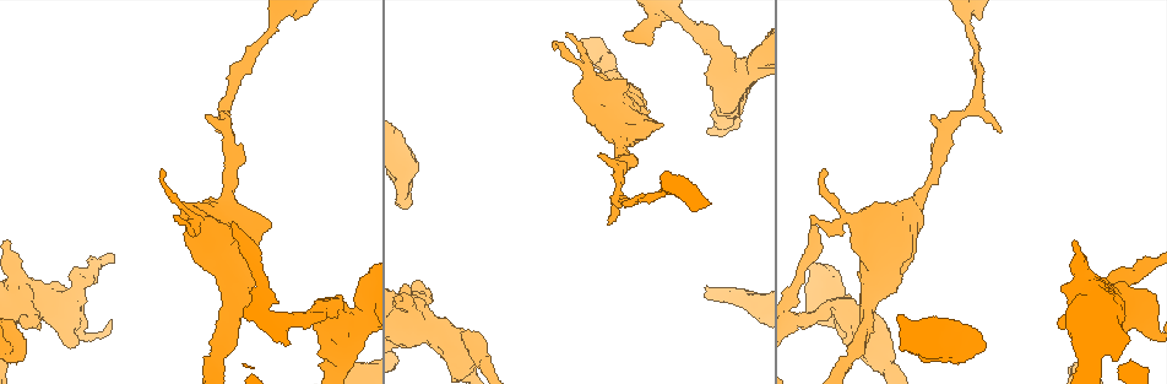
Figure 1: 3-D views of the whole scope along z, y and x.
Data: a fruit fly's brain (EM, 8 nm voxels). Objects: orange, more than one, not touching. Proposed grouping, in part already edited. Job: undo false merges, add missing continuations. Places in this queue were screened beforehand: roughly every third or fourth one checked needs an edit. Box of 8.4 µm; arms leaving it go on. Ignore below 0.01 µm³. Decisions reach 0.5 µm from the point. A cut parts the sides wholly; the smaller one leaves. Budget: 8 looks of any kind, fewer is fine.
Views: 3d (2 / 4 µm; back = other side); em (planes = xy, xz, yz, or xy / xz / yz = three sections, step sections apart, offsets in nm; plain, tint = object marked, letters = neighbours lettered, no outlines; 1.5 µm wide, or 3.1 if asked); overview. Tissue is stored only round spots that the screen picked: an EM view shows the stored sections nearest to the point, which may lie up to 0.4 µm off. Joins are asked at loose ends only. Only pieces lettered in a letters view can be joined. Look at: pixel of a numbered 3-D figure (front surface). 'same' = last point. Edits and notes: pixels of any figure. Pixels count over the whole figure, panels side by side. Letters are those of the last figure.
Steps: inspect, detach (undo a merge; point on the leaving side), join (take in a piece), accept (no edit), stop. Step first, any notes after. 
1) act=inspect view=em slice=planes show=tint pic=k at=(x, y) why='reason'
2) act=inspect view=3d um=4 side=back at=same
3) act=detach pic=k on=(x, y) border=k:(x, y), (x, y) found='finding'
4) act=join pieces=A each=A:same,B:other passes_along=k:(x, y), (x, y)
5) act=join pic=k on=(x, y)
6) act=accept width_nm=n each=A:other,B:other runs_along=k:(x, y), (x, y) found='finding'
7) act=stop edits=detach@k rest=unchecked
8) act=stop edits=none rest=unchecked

act=inspect view=em slice=yz step=4 show=tint pic=1 at=(667, 190) why='sharp bend'

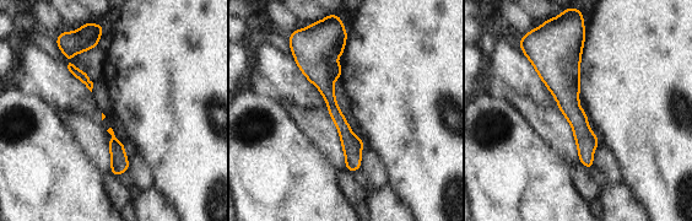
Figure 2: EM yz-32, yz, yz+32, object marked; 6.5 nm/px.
act=inspect view=em slice=planes show=tint at=same why='another direction'

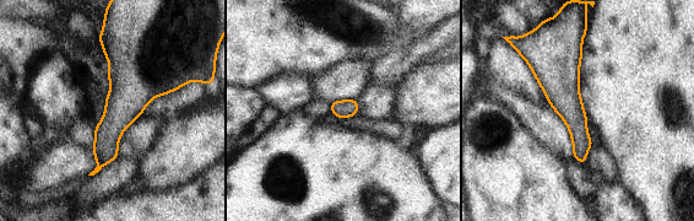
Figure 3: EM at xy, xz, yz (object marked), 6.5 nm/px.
act=inspect view=em slice=planes show=letters at=same

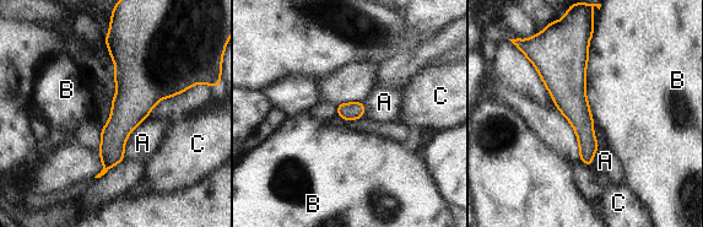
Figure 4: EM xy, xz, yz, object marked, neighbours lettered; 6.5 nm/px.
act=accept width_nm=260 each=A:other,B:other,C:other found='continuous, no second cell'

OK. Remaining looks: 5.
act=inspect view=3d um=4 pic=1 at=(599, 153) why='branch stops here'

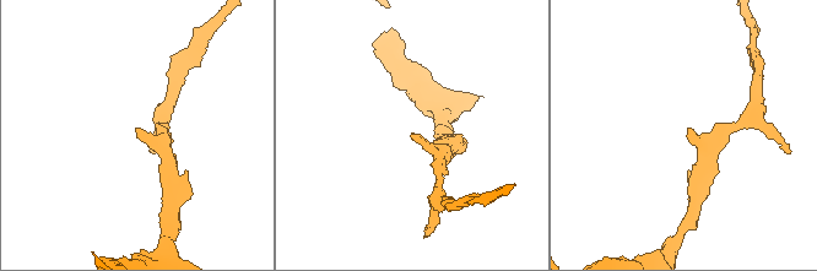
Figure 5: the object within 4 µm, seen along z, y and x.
act=inspect view=em slice=planes show=letters pic=5 at=(689, 129) why='need the tissue'

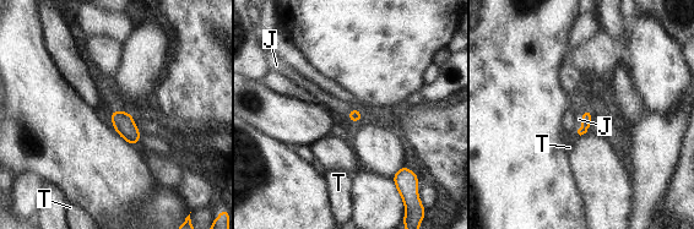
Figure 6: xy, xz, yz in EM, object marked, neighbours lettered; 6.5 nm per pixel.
act=join pieces=J each=J:same,T:other passes_along=6:(586, 115), (583, 120), (579, 119) found='it goes on there'

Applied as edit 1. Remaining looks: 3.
act=inspect view=3d um=4 pic=1 at=(409, 205) why='thick end'

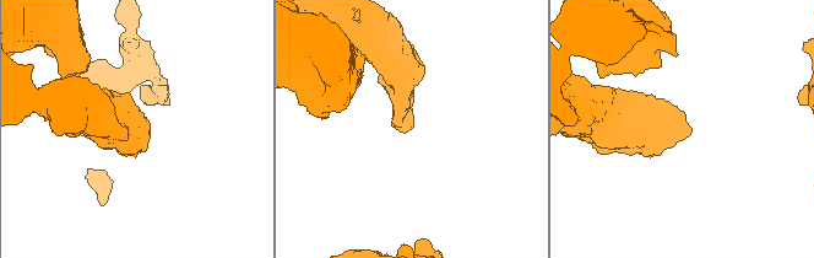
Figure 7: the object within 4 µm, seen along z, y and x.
act=inspect view=em slice=planes show=letters pic=7 at=(405, 131) why='shape alone is not enough'

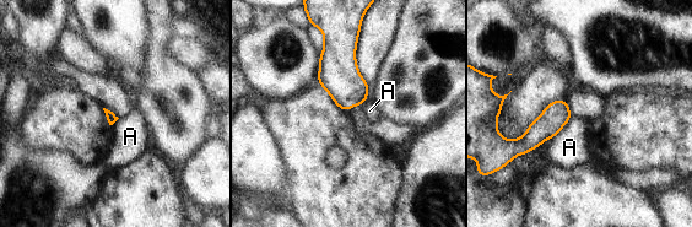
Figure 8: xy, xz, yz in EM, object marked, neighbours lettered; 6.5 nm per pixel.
act=accept each=A:other border=8:(572, 117), (552, 139) found='no lettered piece goes on from it'

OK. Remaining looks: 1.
act=stop edits=join@6 rest=unchecked

